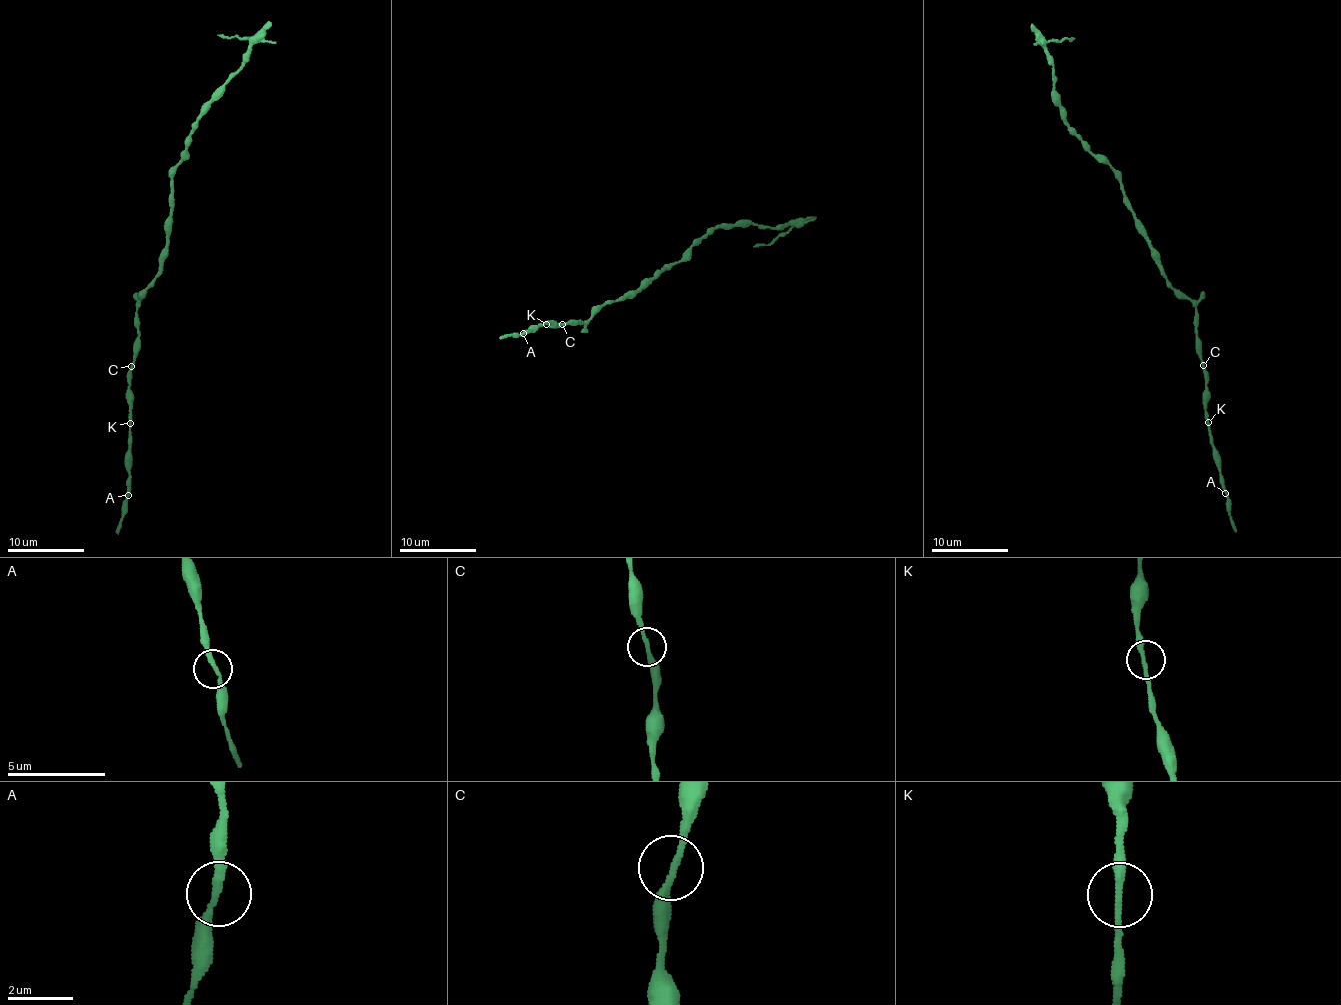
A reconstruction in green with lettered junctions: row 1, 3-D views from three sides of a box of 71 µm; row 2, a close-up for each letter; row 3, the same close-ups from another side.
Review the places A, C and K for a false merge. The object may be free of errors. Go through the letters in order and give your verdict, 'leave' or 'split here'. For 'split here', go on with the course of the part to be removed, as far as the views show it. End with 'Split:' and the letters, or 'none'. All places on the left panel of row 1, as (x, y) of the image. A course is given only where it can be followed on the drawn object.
A: leave
C: leave
K: leave
Split: none

